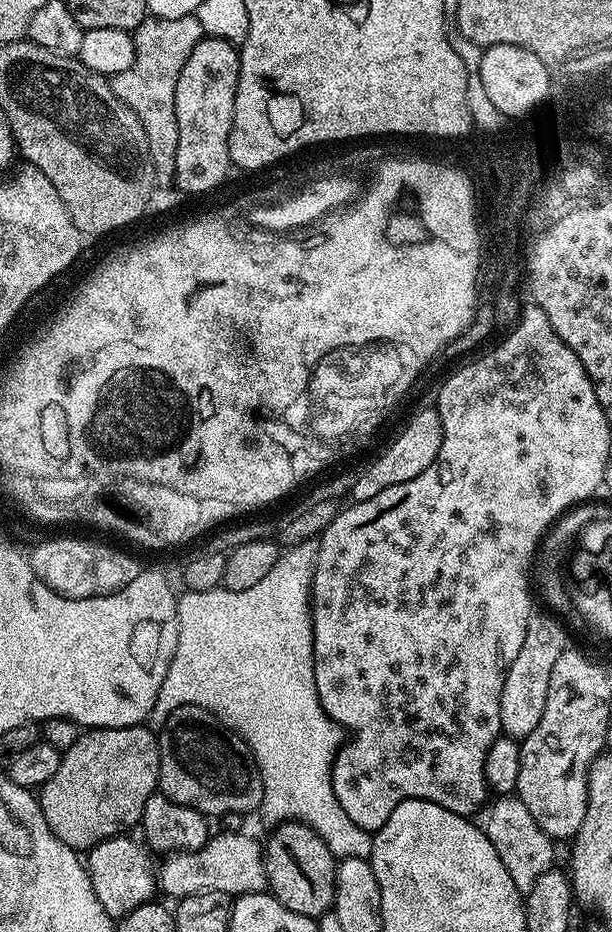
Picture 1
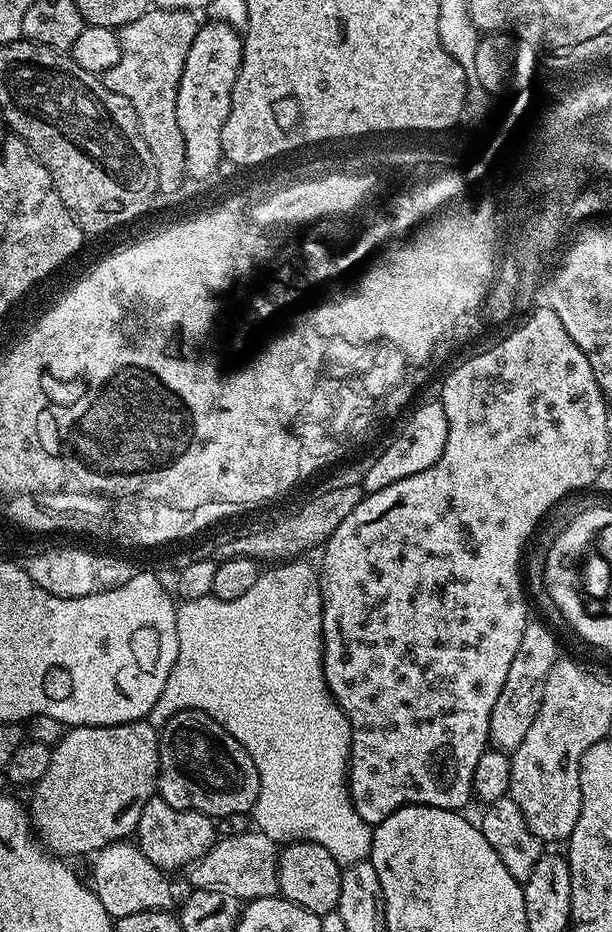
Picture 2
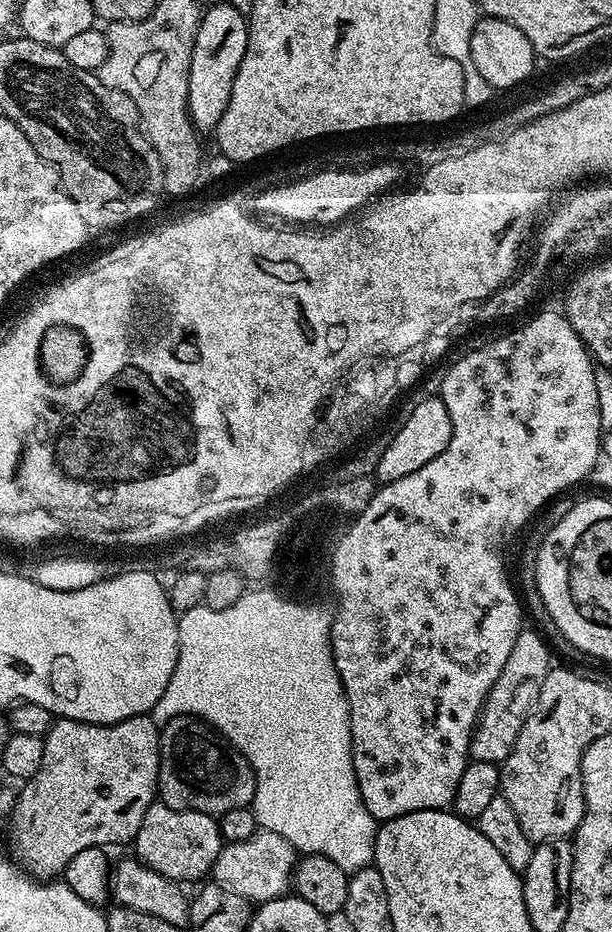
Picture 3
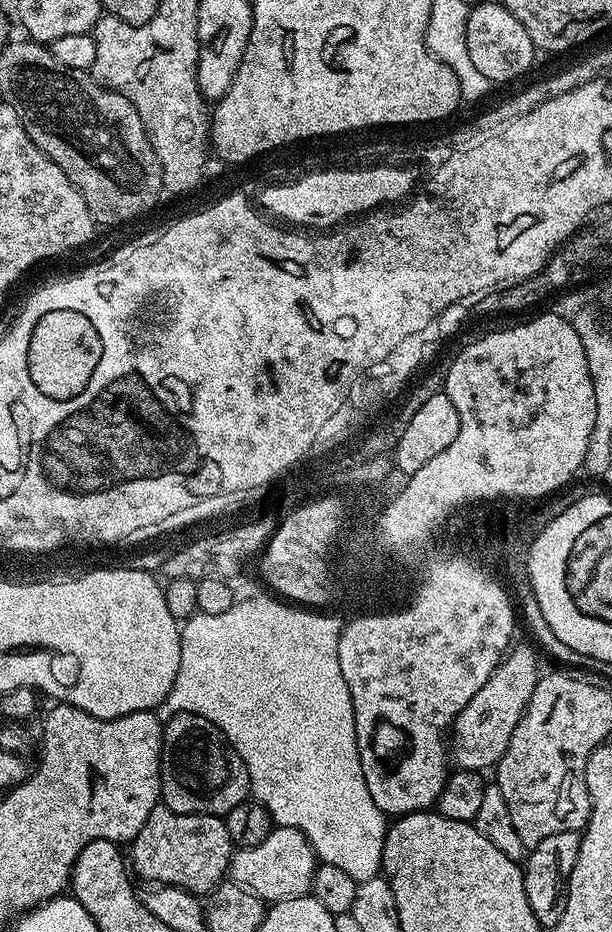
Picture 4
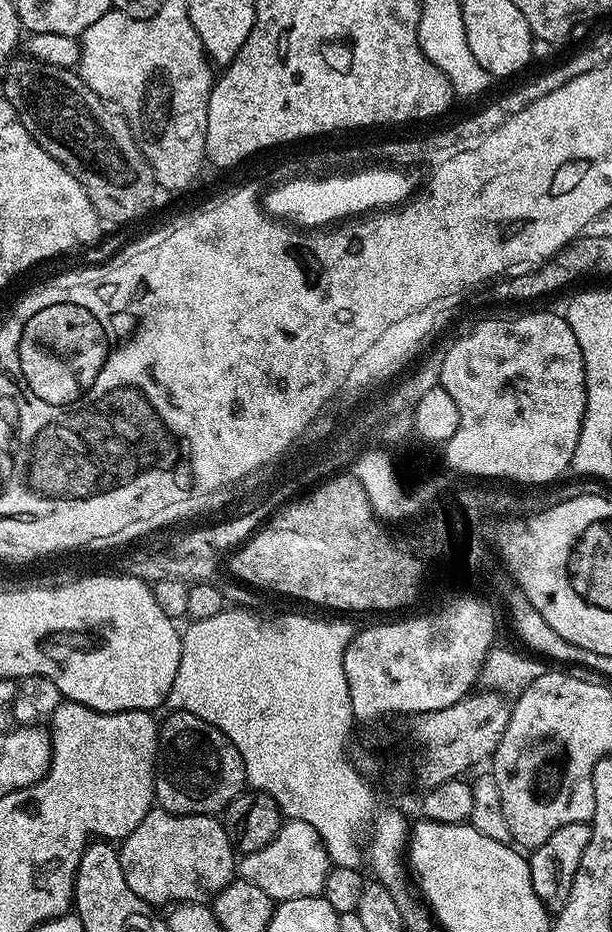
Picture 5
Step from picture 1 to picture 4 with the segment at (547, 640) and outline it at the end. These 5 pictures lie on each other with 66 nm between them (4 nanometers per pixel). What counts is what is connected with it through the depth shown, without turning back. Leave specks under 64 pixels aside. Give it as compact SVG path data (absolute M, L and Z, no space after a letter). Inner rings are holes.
M531 643L518 644L505 655L486 686L482 686L482 690L478 690L478 694L474 694L470 702L466 702L466 710L462 710L462 714L458 714L450 725L450 756L457 769L468 768L471 772L480 772L484 768L495 769L502 754L506 754L506 746L510 746L510 738L514 738L514 726L518 726L522 714L528 709L530 698L542 675L540 660L536 657L537 649Z

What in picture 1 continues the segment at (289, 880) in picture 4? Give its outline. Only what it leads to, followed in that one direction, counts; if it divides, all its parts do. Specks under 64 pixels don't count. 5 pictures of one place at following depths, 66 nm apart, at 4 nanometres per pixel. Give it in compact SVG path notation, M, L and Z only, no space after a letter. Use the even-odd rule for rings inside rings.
M221 831L196 852L174 852L158 864L158 888L161 893L179 898L199 892L224 892L230 898L247 892L263 892L268 887L264 874L264 849L261 841L244 832Z

